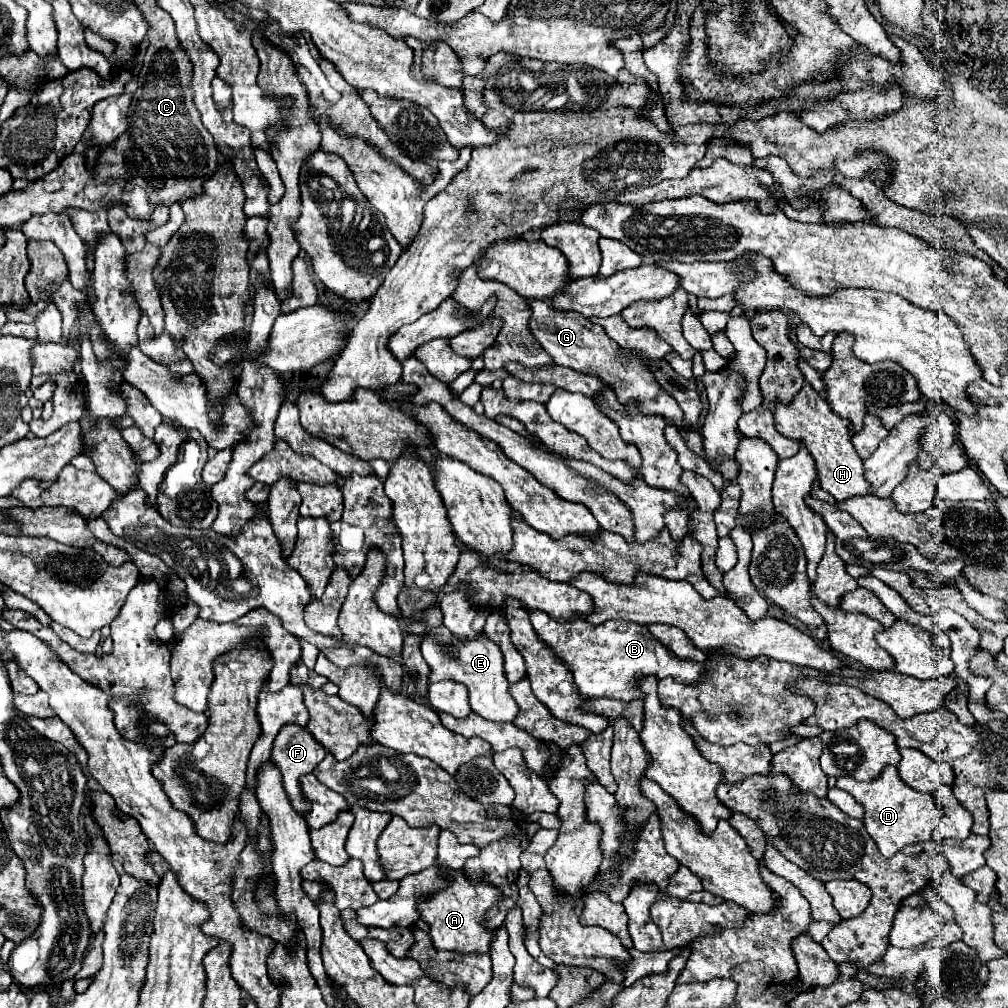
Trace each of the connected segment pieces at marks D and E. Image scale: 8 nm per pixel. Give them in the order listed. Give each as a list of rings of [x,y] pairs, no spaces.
[[[888,766],[886,770],[882,770],[882,774],[876,780],[870,782],[858,782],[852,776],[842,776],[838,778],[836,786],[850,792],[856,798],[856,802],[864,806],[866,810],[864,826],[872,836],[872,840],[876,842],[882,856],[886,858],[894,856],[898,850],[902,850],[908,844],[928,842],[932,838],[932,830],[938,826],[942,818],[942,810],[934,802],[932,794],[922,794],[906,786],[898,776],[896,766]]]
[[[440,624],[432,628],[430,636],[422,640],[420,650],[426,664],[430,666],[430,682],[452,680],[452,682],[464,684],[470,692],[472,712],[496,722],[512,722],[516,718],[518,706],[508,694],[508,680],[504,674],[502,650],[488,636],[478,634],[474,640],[458,638],[448,628],[444,628],[444,624]]]

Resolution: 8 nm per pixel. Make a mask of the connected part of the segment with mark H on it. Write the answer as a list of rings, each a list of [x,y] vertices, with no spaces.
[[[804,384],[804,388],[798,392],[798,396],[790,406],[776,404],[774,418],[776,418],[778,432],[782,432],[788,438],[792,436],[796,440],[802,440],[806,444],[808,452],[814,456],[818,464],[818,476],[820,476],[818,482],[822,490],[832,494],[838,502],[844,502],[854,496],[876,496],[870,488],[870,482],[864,476],[866,472],[864,462],[852,446],[848,420],[834,414],[828,402],[810,384]]]

